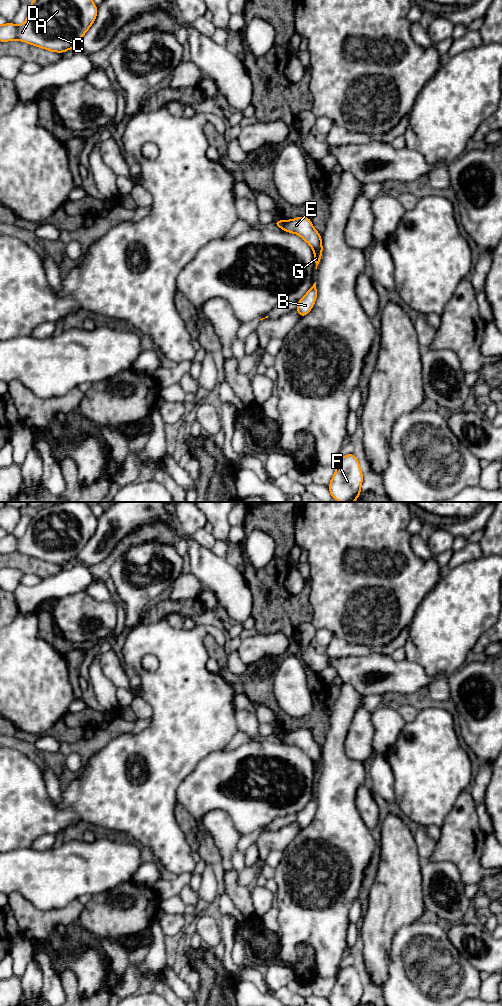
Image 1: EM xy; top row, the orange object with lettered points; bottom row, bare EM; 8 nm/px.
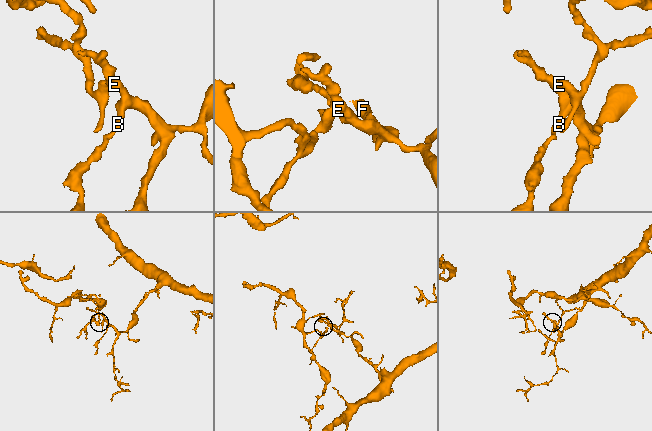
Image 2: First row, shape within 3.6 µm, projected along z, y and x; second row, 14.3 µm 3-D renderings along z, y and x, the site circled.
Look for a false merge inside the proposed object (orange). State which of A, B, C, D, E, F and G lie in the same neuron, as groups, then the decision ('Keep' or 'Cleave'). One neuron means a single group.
Groups: A C D / B E F G. Cleave

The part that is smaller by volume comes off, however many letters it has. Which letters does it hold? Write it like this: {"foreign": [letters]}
{"foreign": ["A", "C", "D"]}

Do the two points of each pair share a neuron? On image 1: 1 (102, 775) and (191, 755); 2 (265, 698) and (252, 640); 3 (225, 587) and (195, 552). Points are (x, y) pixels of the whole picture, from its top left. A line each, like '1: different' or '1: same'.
1: same
2: different
3: same

